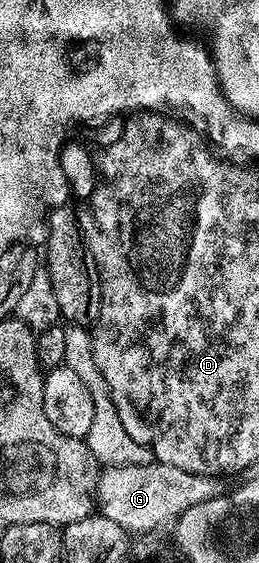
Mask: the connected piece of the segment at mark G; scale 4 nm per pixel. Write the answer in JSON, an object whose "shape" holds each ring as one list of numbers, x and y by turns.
{"shape":[[150,462,142,465,126,465,125,467,105,466,96,476,94,488,94,503,99,514,110,517,110,521,118,521,122,529,129,533,155,532,155,527,167,528,173,521,179,519,186,509,204,503,205,500,221,494,221,480,210,475,190,475,172,465]]}

